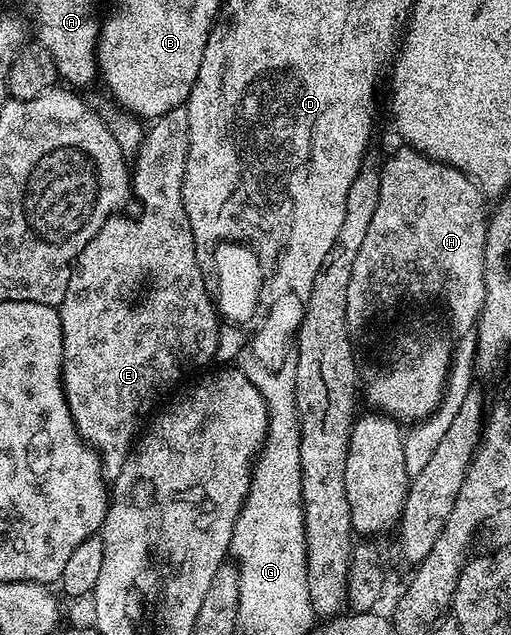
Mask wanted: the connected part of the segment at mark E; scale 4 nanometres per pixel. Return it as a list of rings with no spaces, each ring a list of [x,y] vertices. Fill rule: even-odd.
[[[187,105],[166,112],[147,127],[140,150],[135,154],[134,165],[130,170],[132,193],[135,201],[140,201],[140,215],[137,218],[127,218],[127,213],[124,212],[113,214],[106,220],[106,224],[102,224],[102,228],[98,228],[94,240],[90,240],[90,244],[86,244],[86,248],[82,248],[82,252],[76,257],[72,275],[66,284],[66,296],[58,307],[62,320],[62,340],[64,341],[64,395],[68,401],[76,430],[80,437],[100,455],[101,467],[105,475],[112,480],[115,480],[122,472],[122,464],[126,464],[128,452],[137,441],[138,431],[141,429],[142,423],[153,413],[152,405],[183,376],[184,370],[196,370],[199,366],[206,365],[208,361],[212,362],[216,357],[216,349],[218,348],[222,322],[218,317],[209,283],[208,286],[204,283],[204,270],[200,267],[203,266],[202,260],[196,255],[196,245],[190,228],[190,220],[186,220],[186,208],[182,204],[184,169],[188,163],[189,132],[190,116]]]

